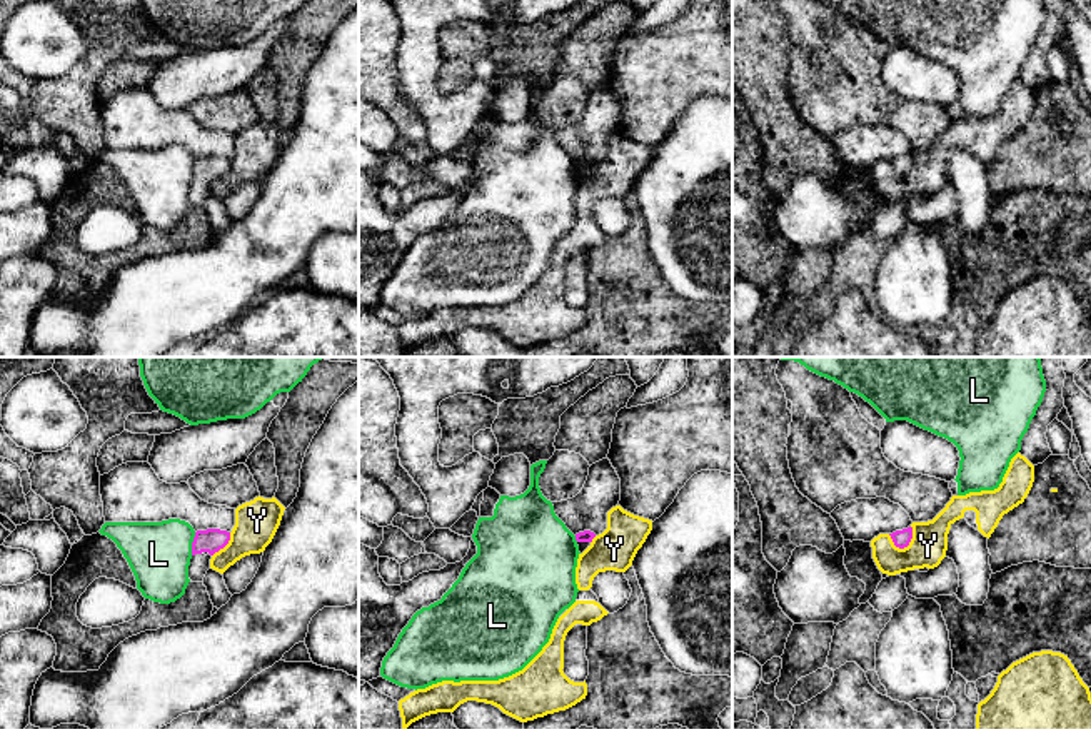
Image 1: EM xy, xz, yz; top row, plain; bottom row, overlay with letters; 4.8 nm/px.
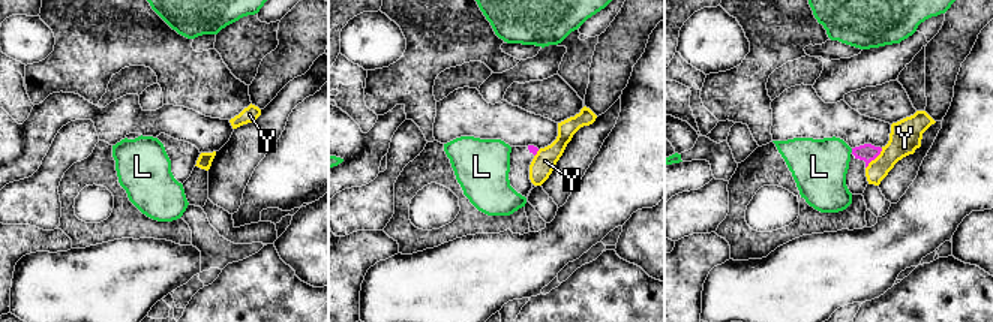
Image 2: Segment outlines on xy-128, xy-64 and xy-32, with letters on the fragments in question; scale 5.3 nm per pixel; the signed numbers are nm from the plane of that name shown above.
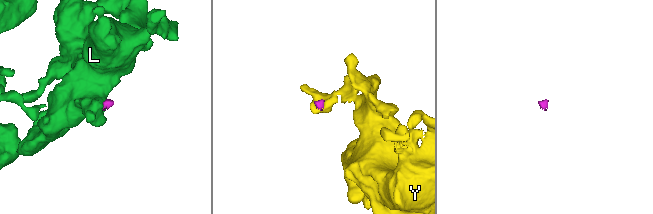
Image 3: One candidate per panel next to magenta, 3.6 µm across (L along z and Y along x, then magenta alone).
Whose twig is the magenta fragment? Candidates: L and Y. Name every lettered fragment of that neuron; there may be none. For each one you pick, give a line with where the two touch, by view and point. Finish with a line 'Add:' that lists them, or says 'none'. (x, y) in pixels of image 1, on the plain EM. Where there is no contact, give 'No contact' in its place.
Add: none

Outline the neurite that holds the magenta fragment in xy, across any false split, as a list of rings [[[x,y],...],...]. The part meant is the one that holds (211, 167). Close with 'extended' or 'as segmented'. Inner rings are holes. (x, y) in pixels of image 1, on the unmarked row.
[[[220,155],[197,157],[192,168],[192,185],[189,192],[189,205],[192,209],[204,209],[210,195],[210,185],[215,178],[224,175],[230,167],[230,158]]]; extended

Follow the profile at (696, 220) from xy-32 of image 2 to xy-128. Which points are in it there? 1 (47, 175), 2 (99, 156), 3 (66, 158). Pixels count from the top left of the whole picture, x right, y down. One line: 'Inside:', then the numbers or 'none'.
Inside: 1, 3

